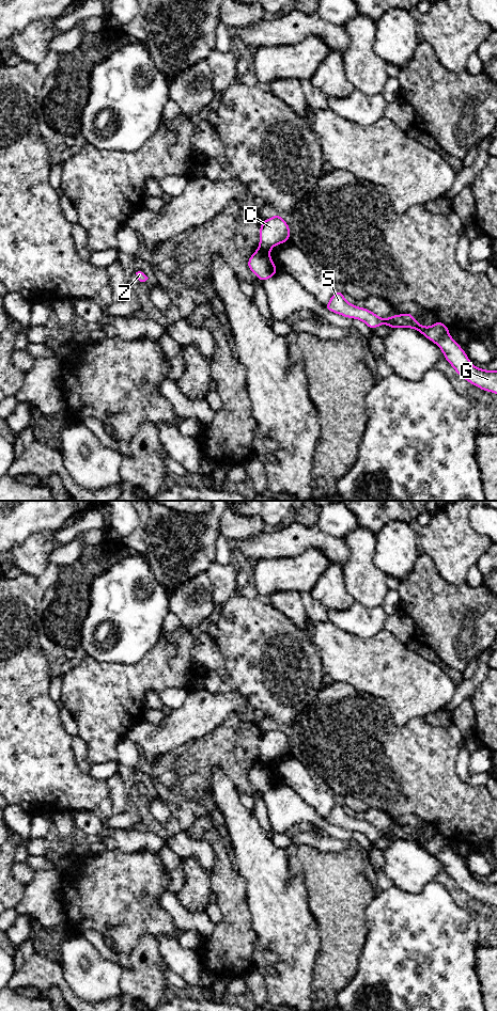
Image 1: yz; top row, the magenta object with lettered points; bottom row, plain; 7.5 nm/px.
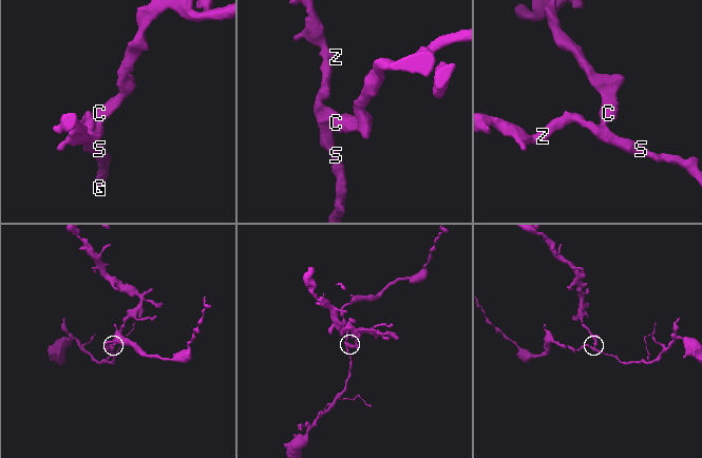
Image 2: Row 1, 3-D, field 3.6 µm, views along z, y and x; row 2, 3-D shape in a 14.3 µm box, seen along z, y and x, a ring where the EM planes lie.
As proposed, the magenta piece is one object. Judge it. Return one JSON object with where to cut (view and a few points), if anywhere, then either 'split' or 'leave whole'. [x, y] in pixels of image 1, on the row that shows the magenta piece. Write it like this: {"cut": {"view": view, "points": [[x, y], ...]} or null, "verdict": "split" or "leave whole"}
{"cut": {"view": "yz", "points": [[258, 249], [268, 253]]}, "verdict": "split"}

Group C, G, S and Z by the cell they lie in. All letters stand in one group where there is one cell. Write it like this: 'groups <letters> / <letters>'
groups C / G S Z

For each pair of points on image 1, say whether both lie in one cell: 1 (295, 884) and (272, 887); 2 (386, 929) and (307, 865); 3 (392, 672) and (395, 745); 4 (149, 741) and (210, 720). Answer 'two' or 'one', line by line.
1: one
2: two
3: two
4: one

